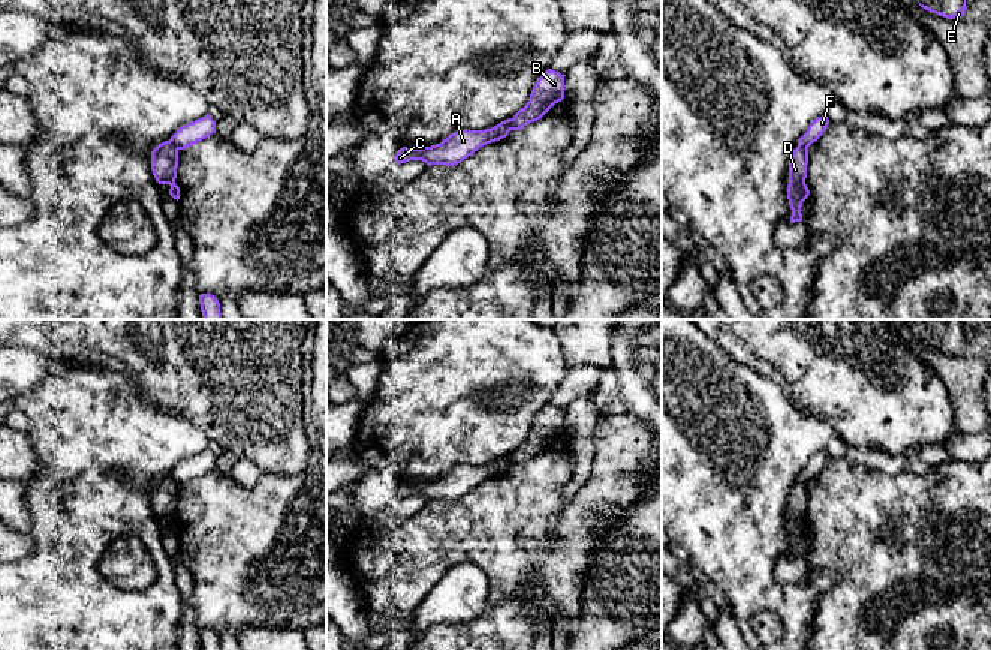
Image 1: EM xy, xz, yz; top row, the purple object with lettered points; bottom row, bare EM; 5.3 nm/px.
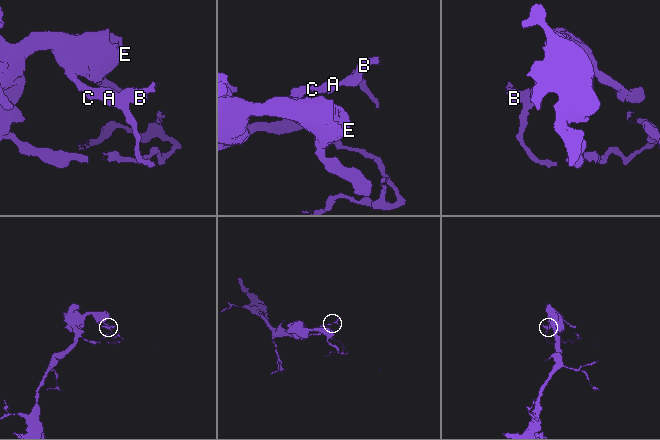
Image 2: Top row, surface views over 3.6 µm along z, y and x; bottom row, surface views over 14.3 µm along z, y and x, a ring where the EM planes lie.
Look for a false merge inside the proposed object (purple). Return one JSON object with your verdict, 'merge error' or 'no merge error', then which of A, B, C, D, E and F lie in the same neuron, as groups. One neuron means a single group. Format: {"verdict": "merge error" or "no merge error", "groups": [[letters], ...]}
{"verdict": "merge error", "groups": [["A", "C", "D", "E"], ["B", "F"]]}

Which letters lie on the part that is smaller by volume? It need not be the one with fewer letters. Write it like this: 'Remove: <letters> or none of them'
Remove: B, F

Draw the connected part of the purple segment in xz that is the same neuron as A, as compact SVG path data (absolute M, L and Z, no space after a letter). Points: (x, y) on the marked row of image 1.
M507 118L500 124L485 129L485 130L457 130L451 133L440 144L422 148L407 148L403 147L395 154L395 162L398 165L410 160L422 160L428 166L445 165L454 166L461 163L464 159L472 156L481 147L500 141L509 135L512 130L513 118Z

